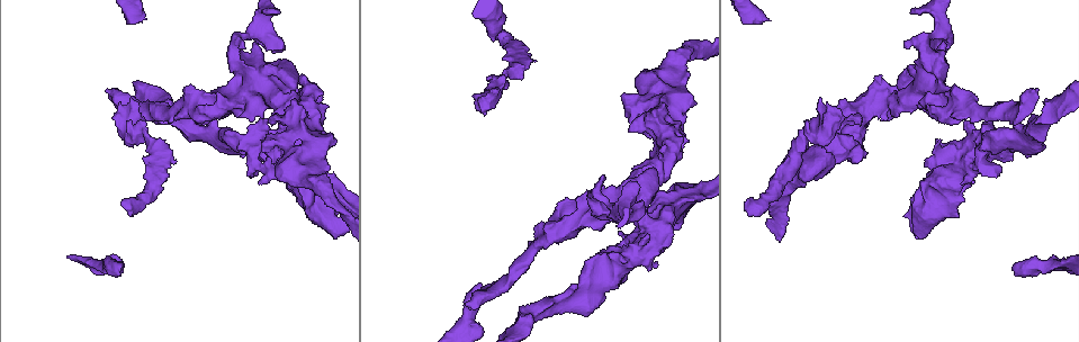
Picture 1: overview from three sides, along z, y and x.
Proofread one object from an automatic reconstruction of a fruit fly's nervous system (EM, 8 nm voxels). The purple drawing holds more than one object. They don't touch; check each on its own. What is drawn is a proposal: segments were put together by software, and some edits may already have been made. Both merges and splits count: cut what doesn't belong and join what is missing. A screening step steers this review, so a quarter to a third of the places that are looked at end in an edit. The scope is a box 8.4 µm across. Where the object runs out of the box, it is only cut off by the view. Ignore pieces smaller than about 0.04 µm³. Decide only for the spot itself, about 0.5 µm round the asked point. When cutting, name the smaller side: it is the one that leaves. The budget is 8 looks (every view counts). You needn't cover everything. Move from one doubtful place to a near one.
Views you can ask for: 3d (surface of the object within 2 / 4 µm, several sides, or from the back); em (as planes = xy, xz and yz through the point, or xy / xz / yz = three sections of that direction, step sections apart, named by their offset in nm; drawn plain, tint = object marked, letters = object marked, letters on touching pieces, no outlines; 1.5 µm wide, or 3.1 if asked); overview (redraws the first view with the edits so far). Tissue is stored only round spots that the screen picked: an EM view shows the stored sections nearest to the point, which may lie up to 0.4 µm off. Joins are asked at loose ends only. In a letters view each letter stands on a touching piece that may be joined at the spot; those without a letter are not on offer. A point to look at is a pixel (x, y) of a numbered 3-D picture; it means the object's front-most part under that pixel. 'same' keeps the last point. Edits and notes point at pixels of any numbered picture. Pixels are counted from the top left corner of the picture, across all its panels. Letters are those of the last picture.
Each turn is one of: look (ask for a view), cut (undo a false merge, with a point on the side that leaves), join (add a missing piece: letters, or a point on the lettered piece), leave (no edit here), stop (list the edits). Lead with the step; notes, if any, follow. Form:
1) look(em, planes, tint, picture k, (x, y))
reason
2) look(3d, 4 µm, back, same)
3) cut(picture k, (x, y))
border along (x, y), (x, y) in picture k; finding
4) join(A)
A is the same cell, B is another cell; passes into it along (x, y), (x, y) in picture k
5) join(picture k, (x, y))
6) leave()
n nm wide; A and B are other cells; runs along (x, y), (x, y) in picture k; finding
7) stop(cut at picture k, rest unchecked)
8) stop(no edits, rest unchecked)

look(3d, 2 µm, back, picture 1, (1019, 125))
thick end

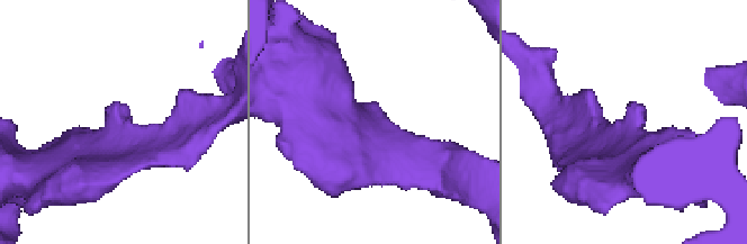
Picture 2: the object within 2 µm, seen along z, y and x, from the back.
look(em, planes, letters, picture 2, (628, 109))
need the tissue

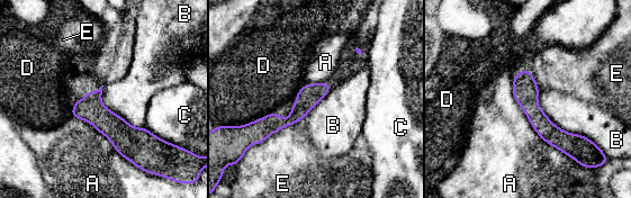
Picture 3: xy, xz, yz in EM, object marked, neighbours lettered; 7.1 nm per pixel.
leave()
A touches over 650 nm; A, B, C, D and E are other cells; none of them fits

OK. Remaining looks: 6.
look(em, xz, step 4, letters, picture 1, (260, 37))
thick turns thin

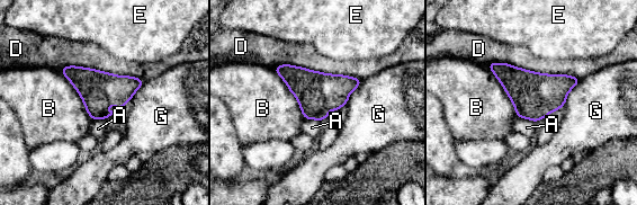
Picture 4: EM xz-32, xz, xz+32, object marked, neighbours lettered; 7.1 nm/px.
look(em, planes, letters, same)
another direction

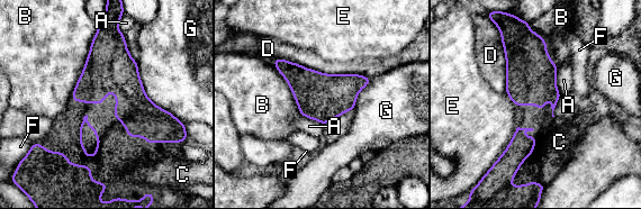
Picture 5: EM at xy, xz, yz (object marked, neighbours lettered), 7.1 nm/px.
leave()
240 nm wide; A, B, C, D, E, F and G are other cells; border along (557, 67), (556, 87), (561, 94) in picture 5; one cell here

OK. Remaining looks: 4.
look(em, xy, step 8, letters, picture 1, (744, 203))
an open end

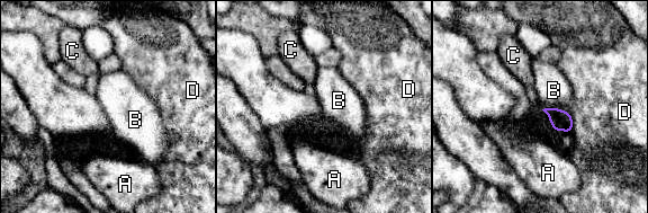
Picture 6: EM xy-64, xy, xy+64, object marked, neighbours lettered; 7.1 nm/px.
look(em, planes, letters, same)

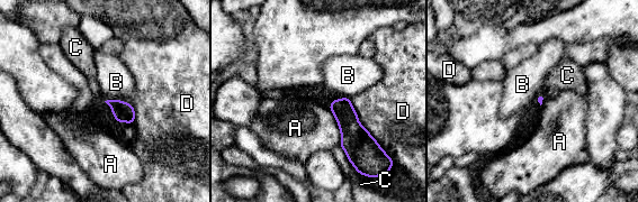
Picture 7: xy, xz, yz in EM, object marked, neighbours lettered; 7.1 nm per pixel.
leave()
A, B, C and D are other cells; none of them fits

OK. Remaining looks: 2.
stop(no edits, rest unchecked)

